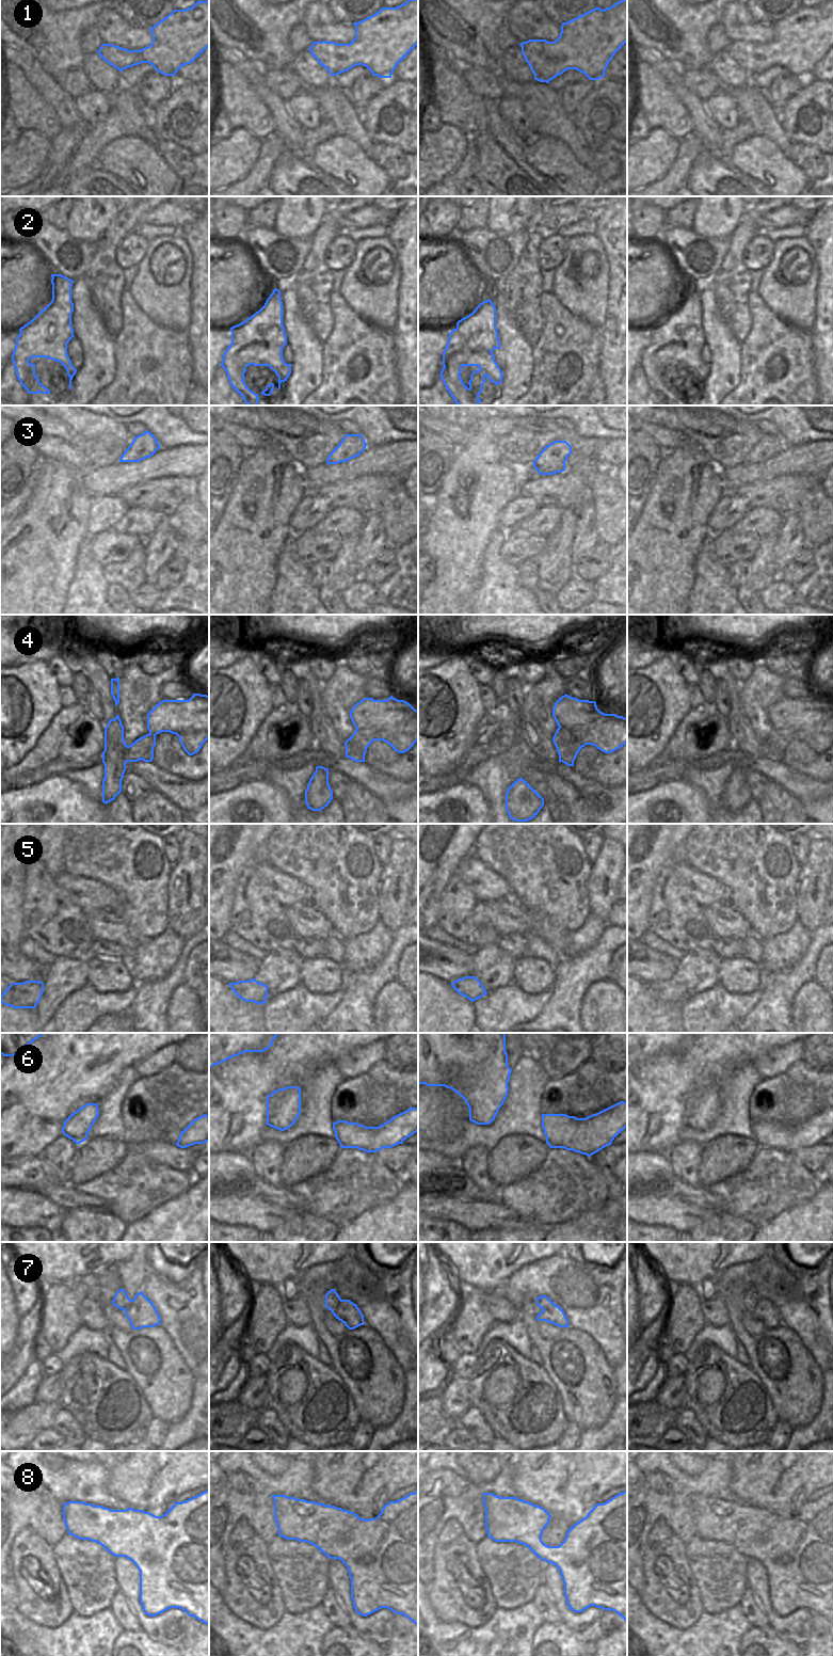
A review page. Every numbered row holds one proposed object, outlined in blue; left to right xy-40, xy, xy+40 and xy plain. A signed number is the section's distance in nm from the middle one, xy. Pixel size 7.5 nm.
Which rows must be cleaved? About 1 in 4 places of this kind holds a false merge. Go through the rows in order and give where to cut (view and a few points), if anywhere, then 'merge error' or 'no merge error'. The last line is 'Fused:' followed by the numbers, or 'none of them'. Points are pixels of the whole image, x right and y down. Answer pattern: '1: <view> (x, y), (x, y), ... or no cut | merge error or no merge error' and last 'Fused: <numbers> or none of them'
1: no cut | no merge error
2: no cut | no merge error
3: no cut | no merge error
4: xy+40 (559, 727), (589, 725), (582, 738), (595, 745) | merge error
5: no cut | no merge error
6: no cut | no merge error
7: xy (342, 1300), (331, 1310) | merge error
8: no cut | no merge error
Fused: 4, 7

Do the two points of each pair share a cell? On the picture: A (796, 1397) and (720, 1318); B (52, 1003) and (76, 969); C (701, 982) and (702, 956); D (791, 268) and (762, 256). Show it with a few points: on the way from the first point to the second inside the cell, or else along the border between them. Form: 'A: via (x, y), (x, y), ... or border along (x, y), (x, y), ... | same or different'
A: border along (722, 1300), (727, 1311), (729, 1324) | different
B: via (53, 994), (55, 989), (67, 977) | same
C: via (701, 975), (701, 962) | same
D: border along (773, 242), (773, 255), (763, 270) | different

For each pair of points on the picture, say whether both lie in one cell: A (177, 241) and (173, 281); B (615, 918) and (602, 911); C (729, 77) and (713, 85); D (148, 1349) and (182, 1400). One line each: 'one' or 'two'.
A: one
B: two
C: two
D: one

